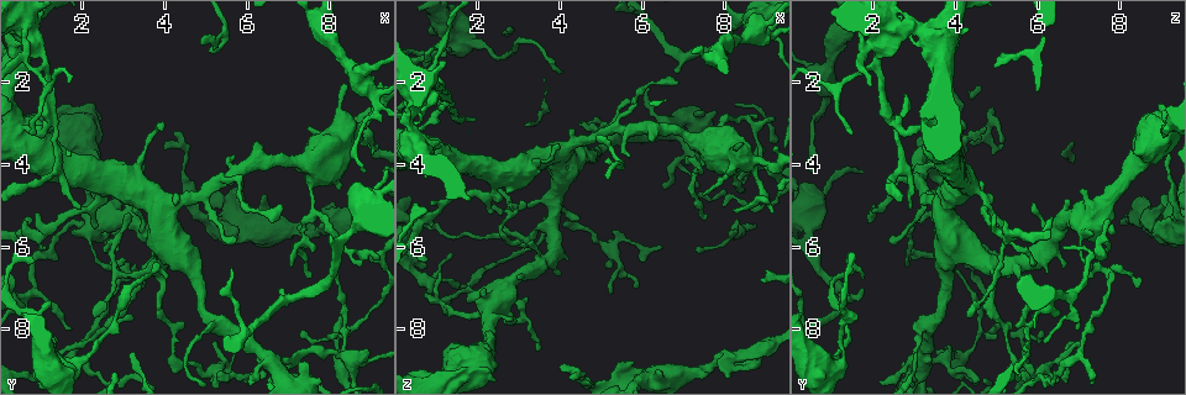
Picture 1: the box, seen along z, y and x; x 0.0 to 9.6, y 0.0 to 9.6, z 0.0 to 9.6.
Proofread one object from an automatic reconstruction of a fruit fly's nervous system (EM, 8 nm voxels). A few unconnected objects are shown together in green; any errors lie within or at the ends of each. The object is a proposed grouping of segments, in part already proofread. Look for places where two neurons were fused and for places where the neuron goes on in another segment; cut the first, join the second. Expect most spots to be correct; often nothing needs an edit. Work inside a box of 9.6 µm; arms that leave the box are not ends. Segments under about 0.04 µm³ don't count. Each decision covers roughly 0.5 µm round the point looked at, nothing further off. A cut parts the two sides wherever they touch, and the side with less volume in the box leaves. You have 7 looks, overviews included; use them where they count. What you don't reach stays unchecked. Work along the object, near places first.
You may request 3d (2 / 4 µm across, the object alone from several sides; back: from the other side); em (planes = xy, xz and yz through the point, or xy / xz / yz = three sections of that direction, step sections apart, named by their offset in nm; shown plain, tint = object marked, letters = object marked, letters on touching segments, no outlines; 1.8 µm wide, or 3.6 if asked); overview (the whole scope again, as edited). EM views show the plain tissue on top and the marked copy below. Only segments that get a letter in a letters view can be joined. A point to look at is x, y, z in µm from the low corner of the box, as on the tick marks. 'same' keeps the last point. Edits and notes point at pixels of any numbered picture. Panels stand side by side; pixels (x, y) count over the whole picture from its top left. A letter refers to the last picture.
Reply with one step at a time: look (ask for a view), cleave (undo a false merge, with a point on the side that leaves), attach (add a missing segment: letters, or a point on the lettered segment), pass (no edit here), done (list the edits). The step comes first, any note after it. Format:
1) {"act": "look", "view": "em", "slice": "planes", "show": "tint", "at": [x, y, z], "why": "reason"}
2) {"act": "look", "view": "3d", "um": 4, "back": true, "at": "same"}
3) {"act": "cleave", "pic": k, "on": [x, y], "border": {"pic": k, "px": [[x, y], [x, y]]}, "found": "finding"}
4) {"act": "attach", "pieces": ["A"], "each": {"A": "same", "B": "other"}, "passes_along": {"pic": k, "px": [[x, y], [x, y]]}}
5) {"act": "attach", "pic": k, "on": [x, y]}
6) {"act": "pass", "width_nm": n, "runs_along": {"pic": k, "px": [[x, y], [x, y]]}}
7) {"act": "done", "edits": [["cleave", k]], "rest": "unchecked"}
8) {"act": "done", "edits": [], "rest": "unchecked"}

{"act": "look", "view": "3d", "um": 2, "at": [1.30, 3.00, 2.55], "why": "sharp bend"}

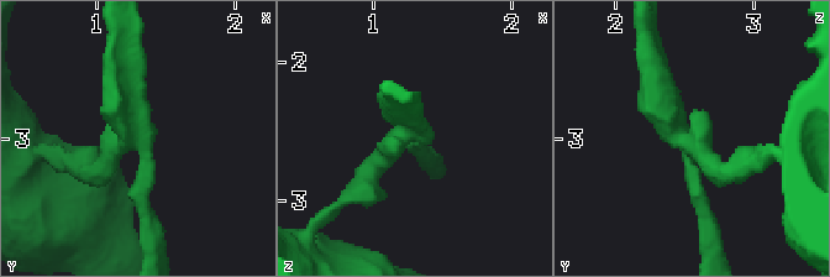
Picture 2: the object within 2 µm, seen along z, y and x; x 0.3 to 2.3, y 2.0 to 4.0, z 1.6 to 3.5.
{"act": "look", "view": "em", "slice": "yz", "step": 4, "show": "tint", "at": [1.32, 3.06, 2.52], "why": "shape alone is not enough"}

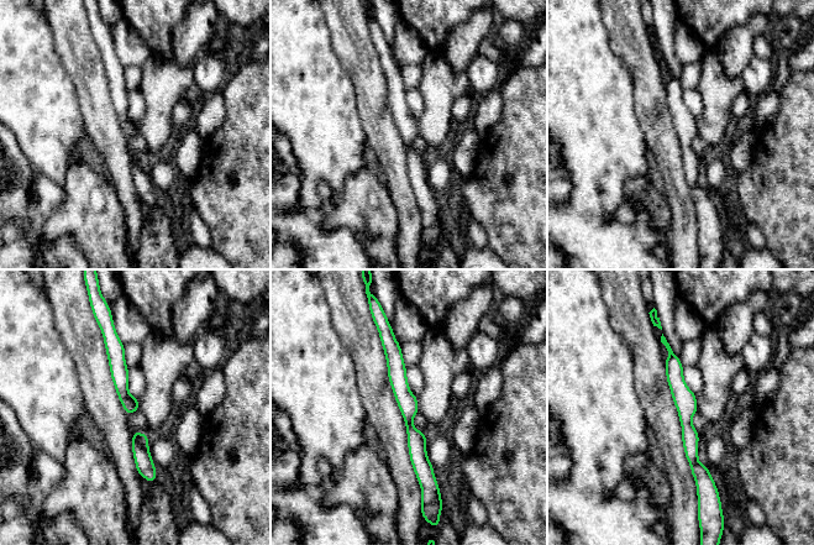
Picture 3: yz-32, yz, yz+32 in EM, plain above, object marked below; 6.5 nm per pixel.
{"act": "look", "view": "em", "slice": "planes", "show": "letters", "at": "same", "why": "another direction"}

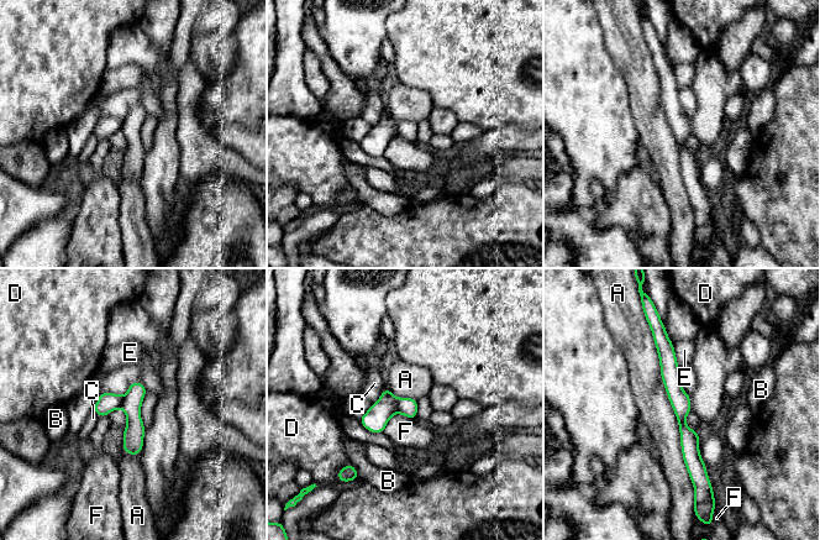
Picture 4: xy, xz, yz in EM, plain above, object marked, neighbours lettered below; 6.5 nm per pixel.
{"act": "pass", "each": {"A": "other", "B": "other", "C": "other", "D": "other", "E": "other", "F": "other"}, "border": {"pic": 4, "px": [[650, 328], [694, 492]]}, "found": "continuous, no second neuron"}

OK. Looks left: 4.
{"act": "look", "view": "em", "slice": "xz", "step": 16, "show": "tint", "at": [3.85, 6.55, 5.05], "why": "sharp bend"}

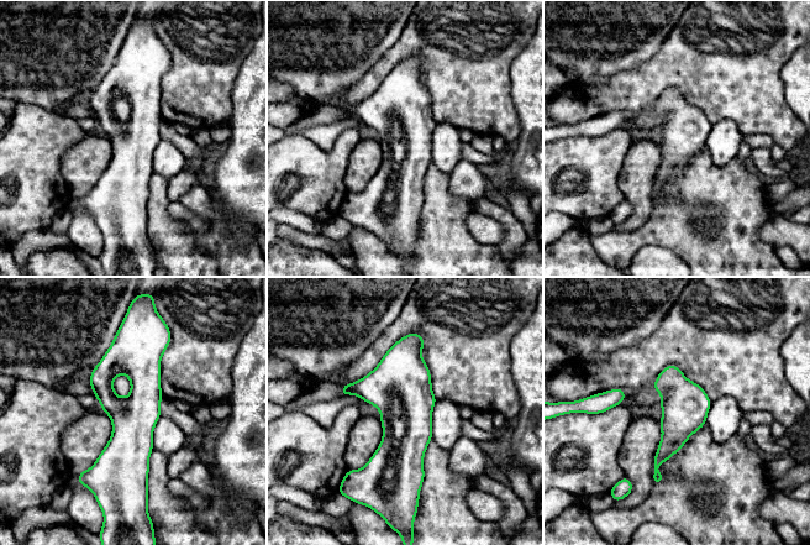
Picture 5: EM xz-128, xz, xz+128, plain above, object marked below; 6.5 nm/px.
{"act": "look", "view": "em", "slice": "planes", "show": "letters", "at": "same"}

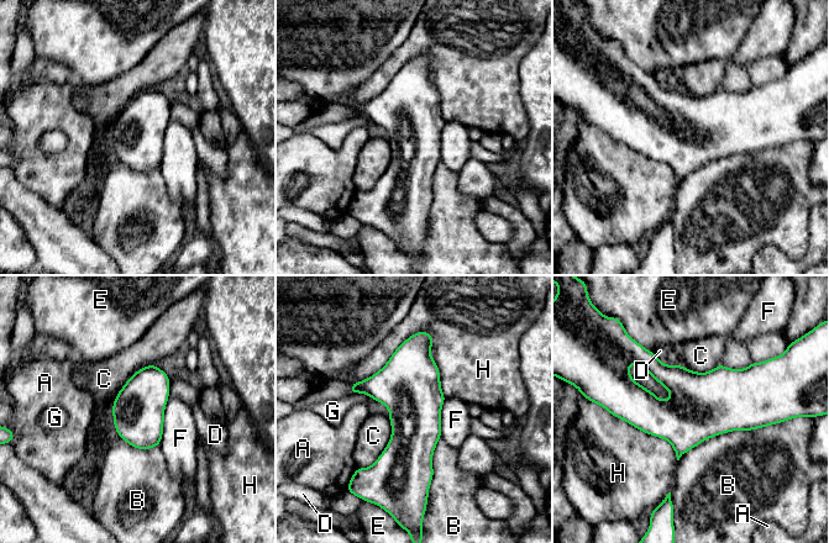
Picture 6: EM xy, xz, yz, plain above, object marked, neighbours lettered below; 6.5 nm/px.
{"act": "pass", "longest_contact_nm": ["B", 700], "each": {"A": "other", "B": "other", "C": "other", "D": "other", "E": "other", "F": "other", "G": "other", "H": "other"}, "border": {"pic": 6, "px": [[389, 417], [386, 448], [357, 468]]}, "found": "one neuron here"}

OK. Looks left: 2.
{"act": "done", "edits": [], "rest": "unchecked"}

